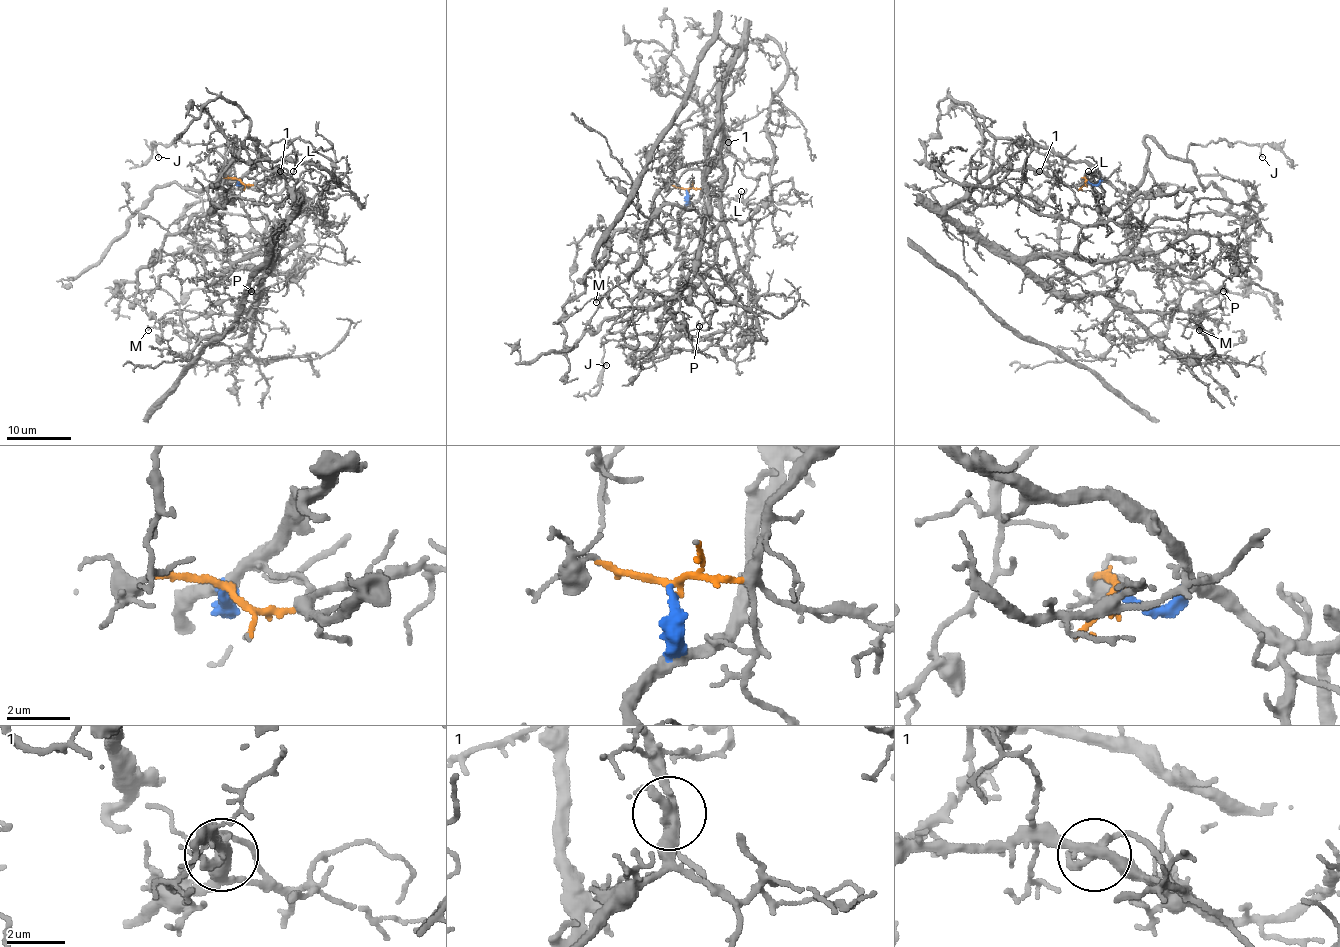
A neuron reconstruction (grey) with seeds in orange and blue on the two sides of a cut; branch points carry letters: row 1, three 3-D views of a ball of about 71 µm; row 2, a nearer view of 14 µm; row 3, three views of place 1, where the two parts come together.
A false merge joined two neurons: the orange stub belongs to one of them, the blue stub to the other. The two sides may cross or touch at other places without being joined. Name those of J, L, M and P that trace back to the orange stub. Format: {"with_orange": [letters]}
{"with_orange": ["L", "M", "P"]}

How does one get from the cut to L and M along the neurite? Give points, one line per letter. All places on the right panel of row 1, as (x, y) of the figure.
L: (1087, 180), (1086, 185), (1095, 175), (1089, 172)
M: (1087, 180), (996, 169), (946, 211), (1055, 290), (1107, 293), (1134, 311), (1204, 309), (1199, 330)

